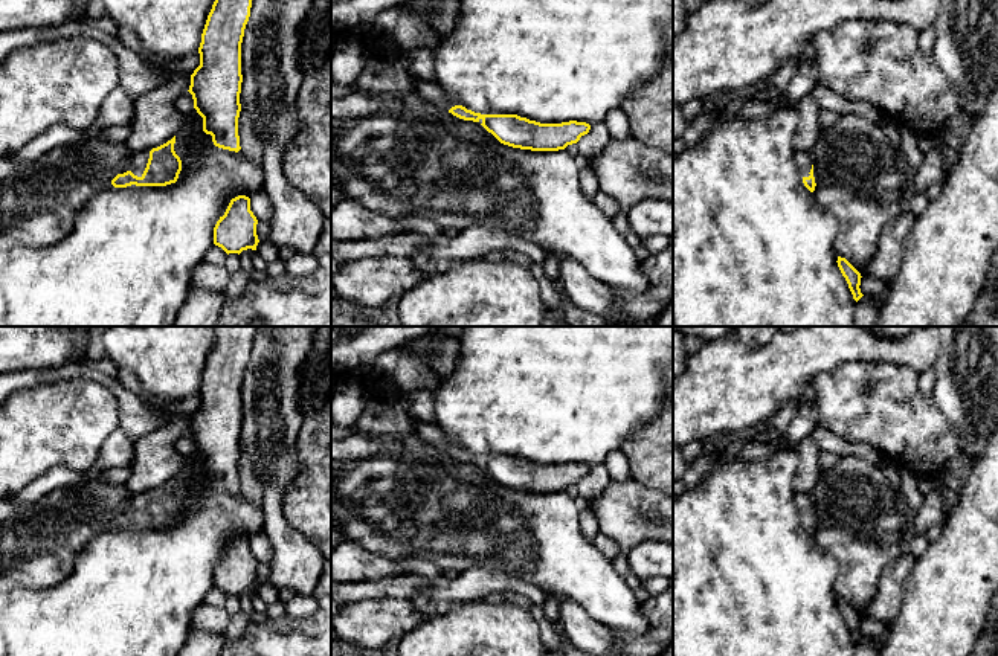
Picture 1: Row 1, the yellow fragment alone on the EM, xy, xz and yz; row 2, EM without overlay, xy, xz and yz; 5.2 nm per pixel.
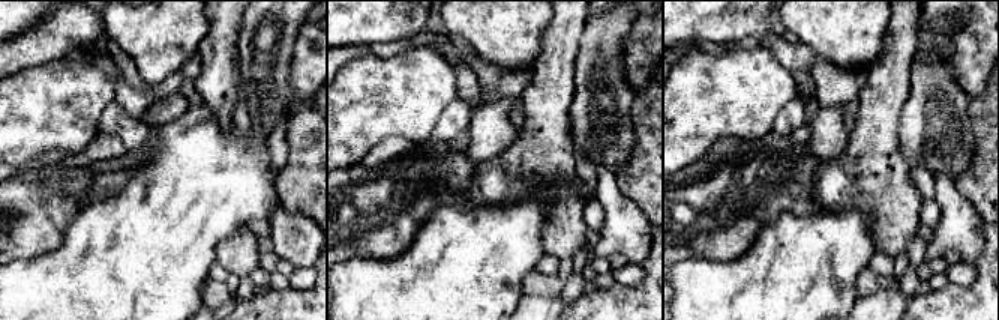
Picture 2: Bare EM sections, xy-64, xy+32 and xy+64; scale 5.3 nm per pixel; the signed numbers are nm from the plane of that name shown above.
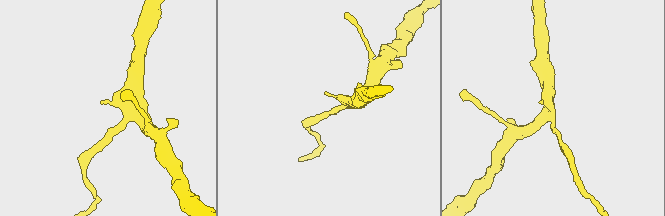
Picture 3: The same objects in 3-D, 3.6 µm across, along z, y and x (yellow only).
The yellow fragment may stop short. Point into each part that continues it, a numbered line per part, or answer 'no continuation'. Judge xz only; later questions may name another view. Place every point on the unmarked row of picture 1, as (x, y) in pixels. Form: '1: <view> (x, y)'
1: xz (431, 434)

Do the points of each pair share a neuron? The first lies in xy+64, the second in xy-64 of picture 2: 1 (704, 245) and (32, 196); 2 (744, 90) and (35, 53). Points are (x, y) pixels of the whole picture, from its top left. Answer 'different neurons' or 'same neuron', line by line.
1: same neuron
2: different neurons

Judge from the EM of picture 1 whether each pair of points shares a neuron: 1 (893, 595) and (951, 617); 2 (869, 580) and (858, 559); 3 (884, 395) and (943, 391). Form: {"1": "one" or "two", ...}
{"1": "two", "2": "one", "3": "two"}

